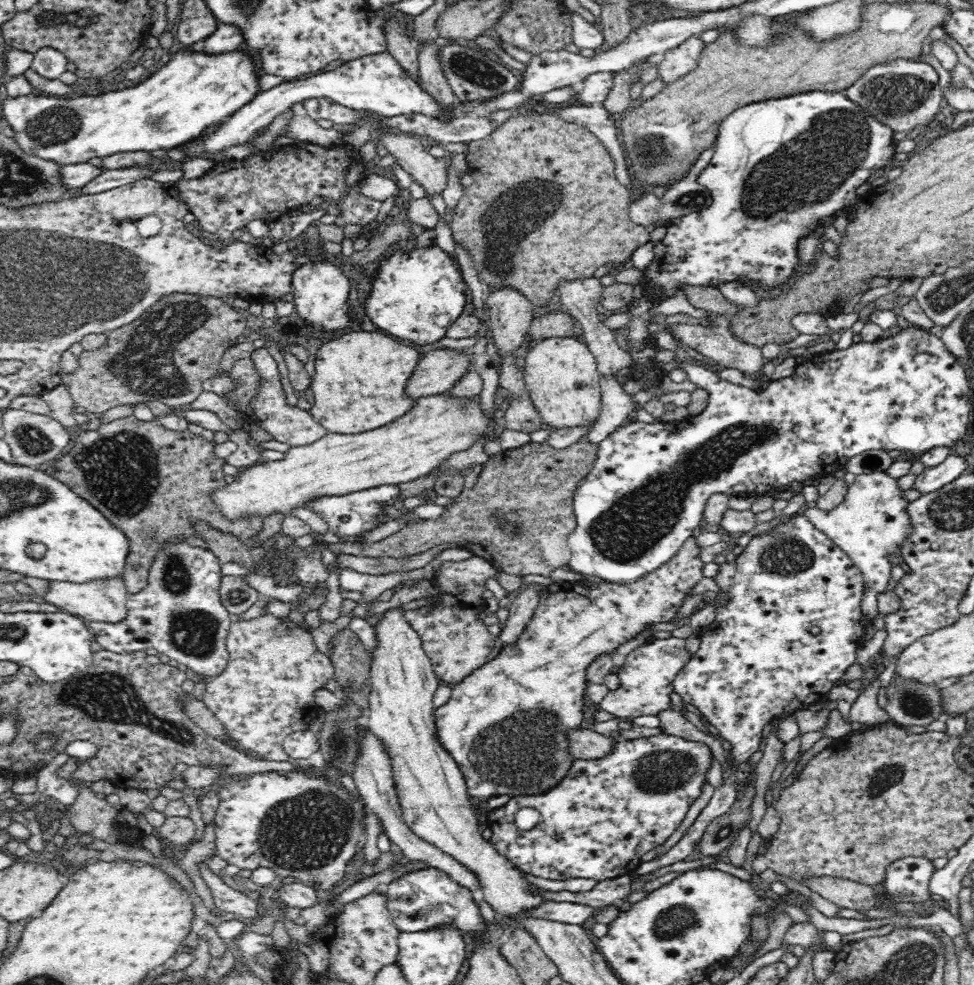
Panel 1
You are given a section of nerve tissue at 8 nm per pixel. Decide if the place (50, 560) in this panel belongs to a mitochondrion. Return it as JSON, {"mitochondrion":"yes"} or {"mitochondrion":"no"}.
{"mitochondrion":"no"}

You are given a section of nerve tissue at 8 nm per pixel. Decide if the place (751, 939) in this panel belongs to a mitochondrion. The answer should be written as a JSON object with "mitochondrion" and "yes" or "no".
{"mitochondrion":"no"}

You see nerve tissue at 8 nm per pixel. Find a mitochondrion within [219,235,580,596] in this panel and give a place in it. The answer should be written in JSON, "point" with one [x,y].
{"point":[509,524]}

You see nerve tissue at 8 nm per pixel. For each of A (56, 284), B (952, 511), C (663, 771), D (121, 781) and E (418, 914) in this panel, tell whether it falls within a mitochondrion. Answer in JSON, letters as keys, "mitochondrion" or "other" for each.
{"A":"mitochondrion","B":"mitochondrion","C":"mitochondrion","D":"other","E":"mitochondrion"}

